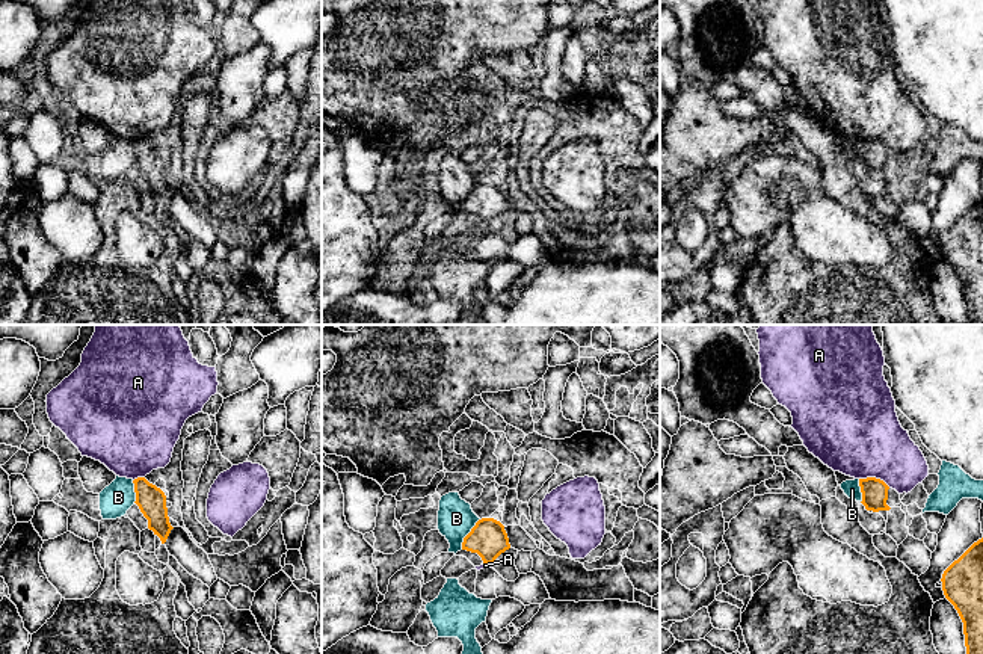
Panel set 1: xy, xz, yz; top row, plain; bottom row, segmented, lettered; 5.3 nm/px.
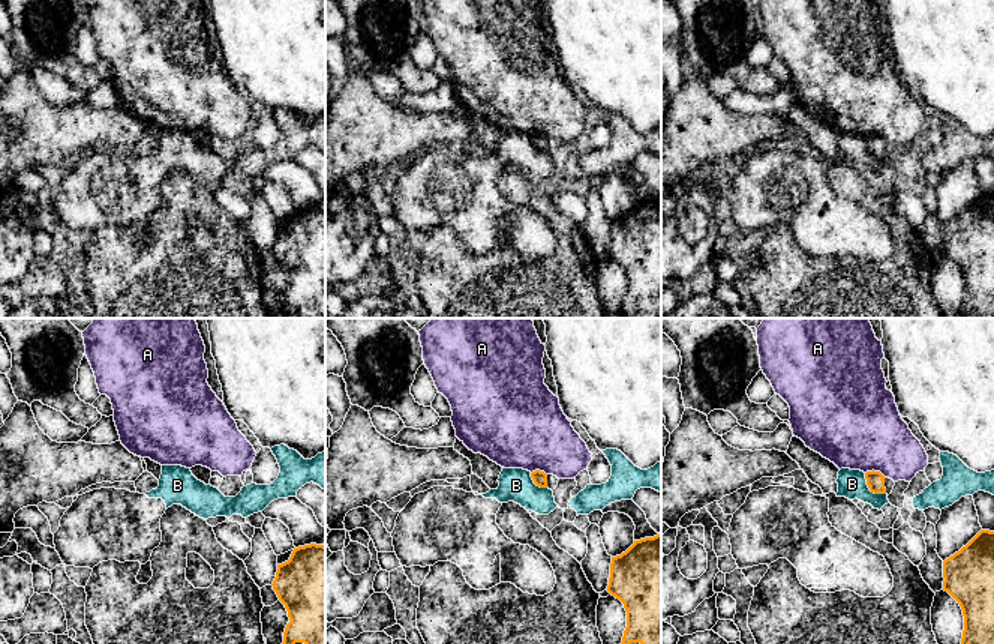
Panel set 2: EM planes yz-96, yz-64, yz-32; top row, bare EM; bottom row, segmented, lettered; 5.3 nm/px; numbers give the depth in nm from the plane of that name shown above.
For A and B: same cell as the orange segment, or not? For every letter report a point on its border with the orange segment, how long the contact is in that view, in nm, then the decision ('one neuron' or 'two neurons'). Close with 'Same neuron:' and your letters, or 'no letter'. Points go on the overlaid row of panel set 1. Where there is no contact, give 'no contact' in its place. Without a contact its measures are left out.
A: contact yz (875, 478); length 180 nm; two neurons
B: contact xz (468, 533); length 190 nm; two neurons
Same neuron: no letter

